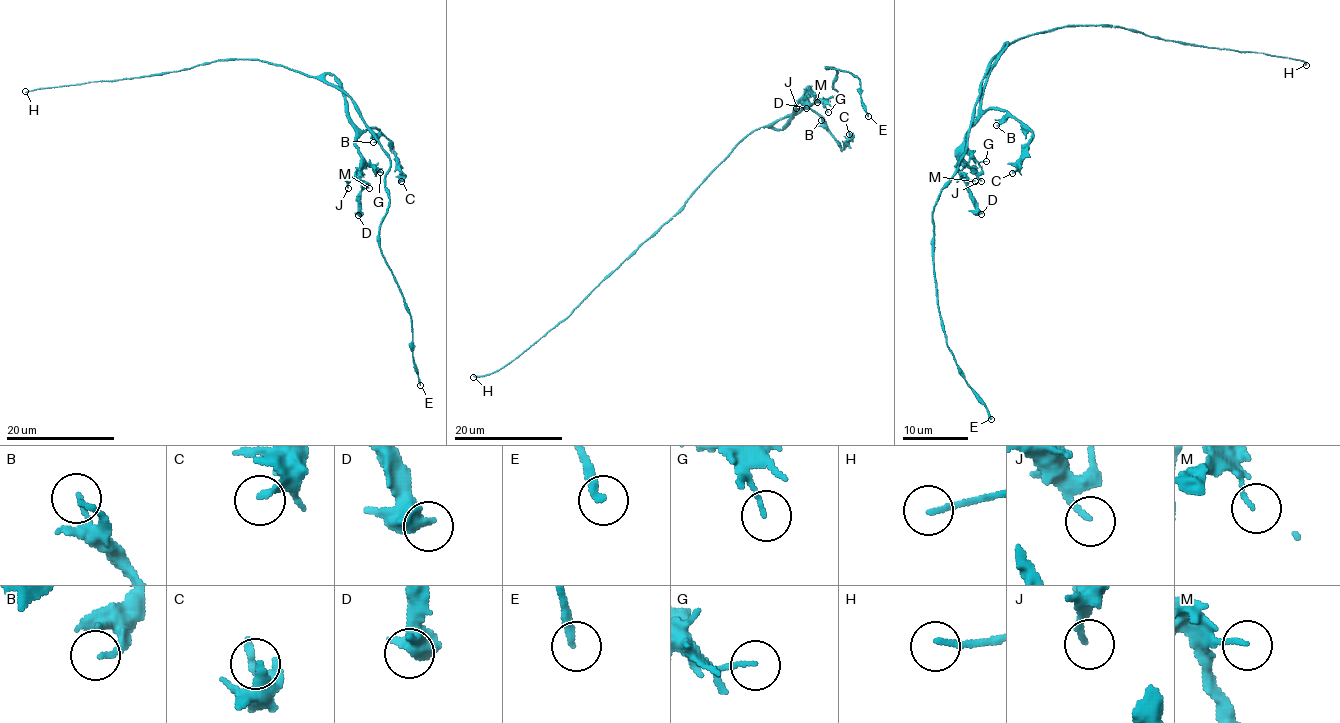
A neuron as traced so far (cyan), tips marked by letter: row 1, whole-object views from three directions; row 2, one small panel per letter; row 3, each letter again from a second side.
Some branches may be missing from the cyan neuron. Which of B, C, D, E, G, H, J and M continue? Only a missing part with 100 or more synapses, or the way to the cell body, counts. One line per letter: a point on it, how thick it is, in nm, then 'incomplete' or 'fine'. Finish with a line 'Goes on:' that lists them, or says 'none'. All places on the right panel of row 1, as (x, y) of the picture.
B: (996, 125) | 150 nm | fine
C: (1012, 173) | 240 nm | fine
D: (981, 214) | 480 nm | fine
E: (991, 419) | 240 nm | fine
G: (986, 161) | 110 nm | fine
H: (1306, 65) | 160 nm | incomplete
J: (981, 181) | 160 nm | fine
M: (975, 181) | 110 nm | fine
Goes on: H

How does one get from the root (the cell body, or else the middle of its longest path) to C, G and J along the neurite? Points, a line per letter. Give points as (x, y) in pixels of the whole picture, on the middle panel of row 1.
C: (761, 127), (771, 127), (799, 108), (810, 108), (822, 119), (841, 150), (849, 134)
G: (761, 127), (771, 127), (790, 116), (810, 94), (814, 94), (828, 112)
J: (761, 127), (771, 127), (790, 116), (803, 105), (803, 98), (810, 91), (795, 105), (796, 108)

